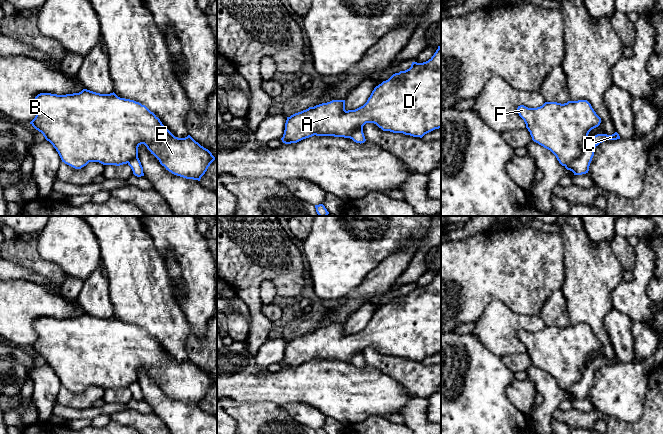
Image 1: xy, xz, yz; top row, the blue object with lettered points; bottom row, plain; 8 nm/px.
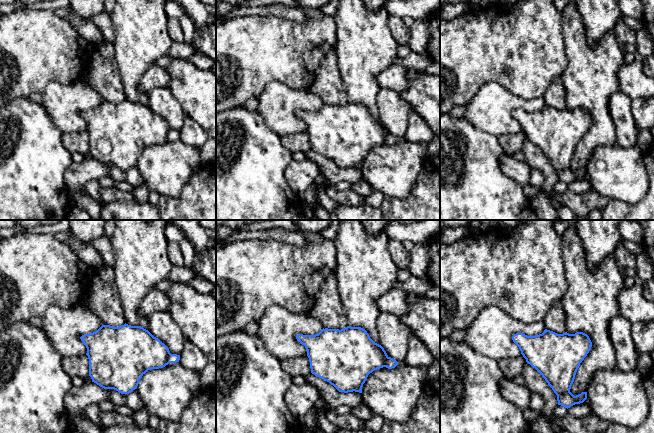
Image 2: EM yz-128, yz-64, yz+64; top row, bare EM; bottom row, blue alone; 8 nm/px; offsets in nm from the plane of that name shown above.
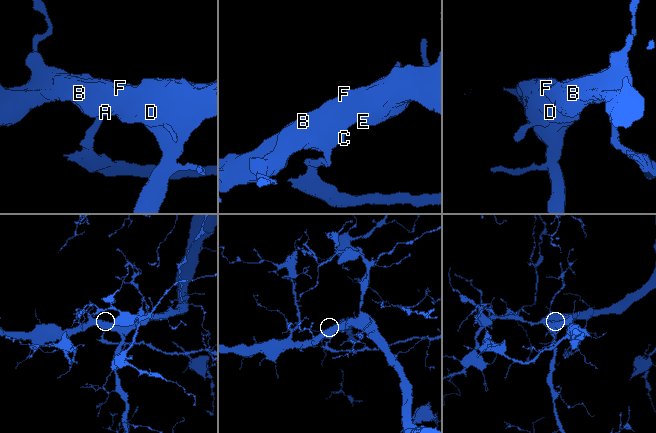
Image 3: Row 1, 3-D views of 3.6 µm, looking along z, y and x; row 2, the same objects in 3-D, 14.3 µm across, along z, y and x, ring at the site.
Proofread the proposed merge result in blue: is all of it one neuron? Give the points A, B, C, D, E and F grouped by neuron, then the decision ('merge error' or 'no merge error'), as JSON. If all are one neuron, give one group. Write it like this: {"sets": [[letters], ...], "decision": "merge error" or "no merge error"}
{"sets": [["A", "B", "D", "E", "F"], ["C"]], "decision": "merge error"}

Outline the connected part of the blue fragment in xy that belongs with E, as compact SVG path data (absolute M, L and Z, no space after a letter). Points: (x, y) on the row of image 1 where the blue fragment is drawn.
M87 89L79 93L57 95L40 93L35 97L37 110L30 124L43 134L58 152L62 162L81 169L89 162L99 162L103 165L120 166L138 157L138 147L144 144L162 166L174 175L200 181L210 164L215 160L212 153L196 142L190 135L185 138L175 137L145 105L134 100L118 97L114 92L100 94Z

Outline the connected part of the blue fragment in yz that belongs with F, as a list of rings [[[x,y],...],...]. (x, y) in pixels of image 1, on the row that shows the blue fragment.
[[[587,100],[568,101],[564,104],[545,102],[537,108],[520,105],[517,112],[524,120],[532,140],[550,150],[562,166],[568,165],[582,155],[589,140],[589,132],[601,123],[601,118]]]

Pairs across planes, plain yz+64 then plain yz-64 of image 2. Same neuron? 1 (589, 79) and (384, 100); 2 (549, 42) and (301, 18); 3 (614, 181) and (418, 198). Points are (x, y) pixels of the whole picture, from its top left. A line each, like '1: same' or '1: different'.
1: different
2: different
3: different

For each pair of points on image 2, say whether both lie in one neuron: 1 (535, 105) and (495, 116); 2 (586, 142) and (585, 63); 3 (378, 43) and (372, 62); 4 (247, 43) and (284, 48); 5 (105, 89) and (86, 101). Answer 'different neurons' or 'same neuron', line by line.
1: same neuron
2: same neuron
3: same neuron
4: same neuron
5: different neurons

